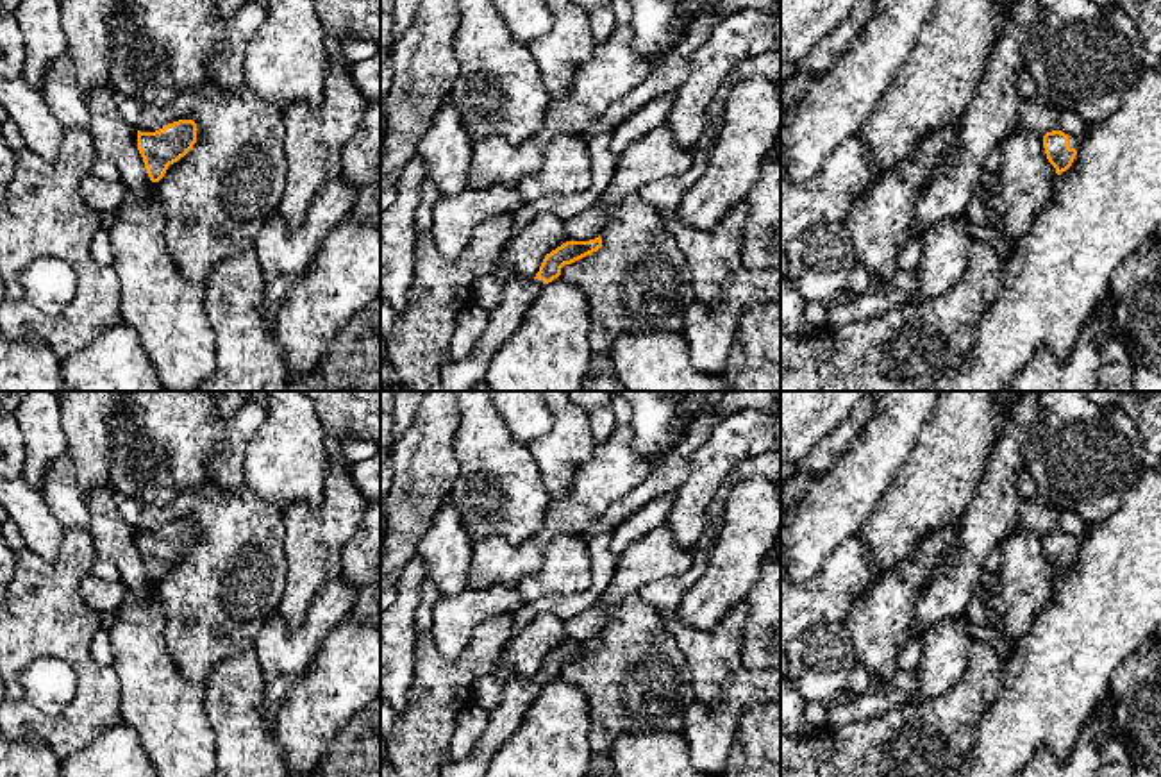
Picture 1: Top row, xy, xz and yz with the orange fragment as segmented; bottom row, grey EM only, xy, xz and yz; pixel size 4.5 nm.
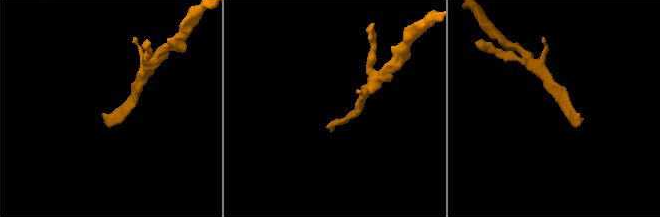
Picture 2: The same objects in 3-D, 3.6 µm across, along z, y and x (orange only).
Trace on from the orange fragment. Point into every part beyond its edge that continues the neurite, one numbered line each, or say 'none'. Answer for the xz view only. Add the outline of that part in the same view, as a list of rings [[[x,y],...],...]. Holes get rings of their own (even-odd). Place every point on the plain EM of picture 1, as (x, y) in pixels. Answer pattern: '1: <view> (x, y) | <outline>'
1: xz (504, 720) | [[[516,679],[504,686],[502,702],[489,711],[477,747],[461,761],[443,766],[441,777],[486,777],[491,757],[514,736],[541,689],[539,679]]]

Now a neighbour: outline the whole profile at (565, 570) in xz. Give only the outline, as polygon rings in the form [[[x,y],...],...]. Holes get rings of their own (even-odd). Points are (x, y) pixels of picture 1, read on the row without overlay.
[[[557,536],[547,548],[541,566],[518,582],[523,604],[547,595],[577,595],[591,584],[588,541],[582,536]]]

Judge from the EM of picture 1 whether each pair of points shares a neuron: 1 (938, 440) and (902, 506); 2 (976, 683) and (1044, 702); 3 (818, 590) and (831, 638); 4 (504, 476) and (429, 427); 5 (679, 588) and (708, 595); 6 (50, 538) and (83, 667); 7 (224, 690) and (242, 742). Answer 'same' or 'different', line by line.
1: same
2: different
3: different
4: different
5: different
6: different
7: same

